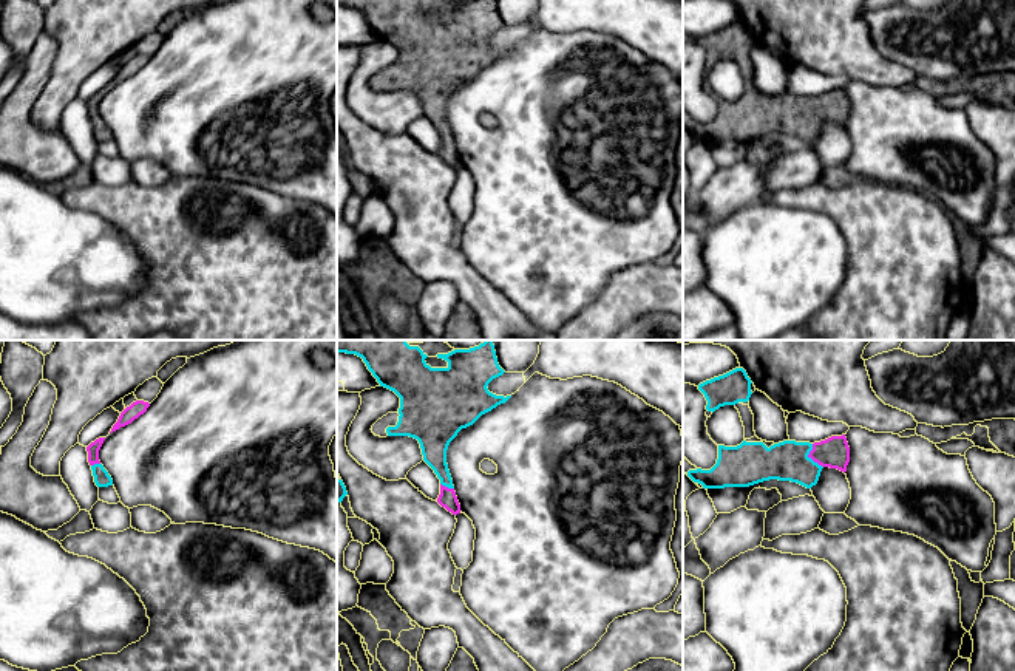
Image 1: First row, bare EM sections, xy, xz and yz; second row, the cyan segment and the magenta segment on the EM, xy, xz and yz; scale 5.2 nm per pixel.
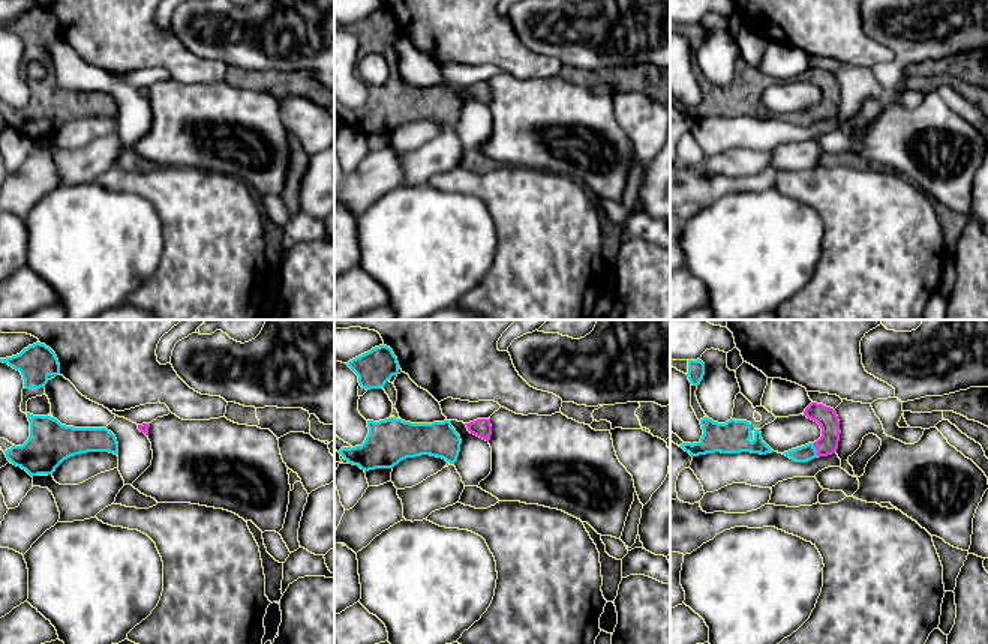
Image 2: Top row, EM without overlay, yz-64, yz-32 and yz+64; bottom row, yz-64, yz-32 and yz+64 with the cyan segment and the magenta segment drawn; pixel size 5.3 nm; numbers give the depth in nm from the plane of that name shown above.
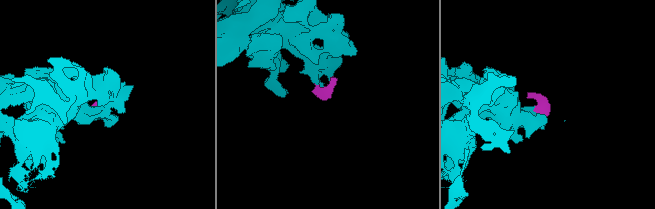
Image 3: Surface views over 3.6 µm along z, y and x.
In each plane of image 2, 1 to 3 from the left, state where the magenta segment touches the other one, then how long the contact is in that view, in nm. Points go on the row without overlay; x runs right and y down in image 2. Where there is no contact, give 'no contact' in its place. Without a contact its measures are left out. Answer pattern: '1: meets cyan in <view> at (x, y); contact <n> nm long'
1: no contact
2: no contact
3: meets cyan in yz+64 at (814, 113); contact 80 nm long

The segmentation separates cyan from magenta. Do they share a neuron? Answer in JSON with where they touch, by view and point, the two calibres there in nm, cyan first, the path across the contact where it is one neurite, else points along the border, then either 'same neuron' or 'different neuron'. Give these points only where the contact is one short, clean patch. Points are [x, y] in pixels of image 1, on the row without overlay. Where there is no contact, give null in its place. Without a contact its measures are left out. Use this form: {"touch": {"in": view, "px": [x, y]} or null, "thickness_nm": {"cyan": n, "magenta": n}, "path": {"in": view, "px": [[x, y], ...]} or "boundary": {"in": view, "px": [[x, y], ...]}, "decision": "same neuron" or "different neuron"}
{"touch": {"in": "yz", "px": [810, 112]}, "thickness_nm": {"cyan": 200, "magenta": 160}, "path": {"in": "yz", "px": [[785, 115], [810, 112], [833, 105]]}, "decision": "same neuron"}

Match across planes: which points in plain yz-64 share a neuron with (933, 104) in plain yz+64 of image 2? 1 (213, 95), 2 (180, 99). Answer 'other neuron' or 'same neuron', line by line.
1: same neuron
2: same neuron

